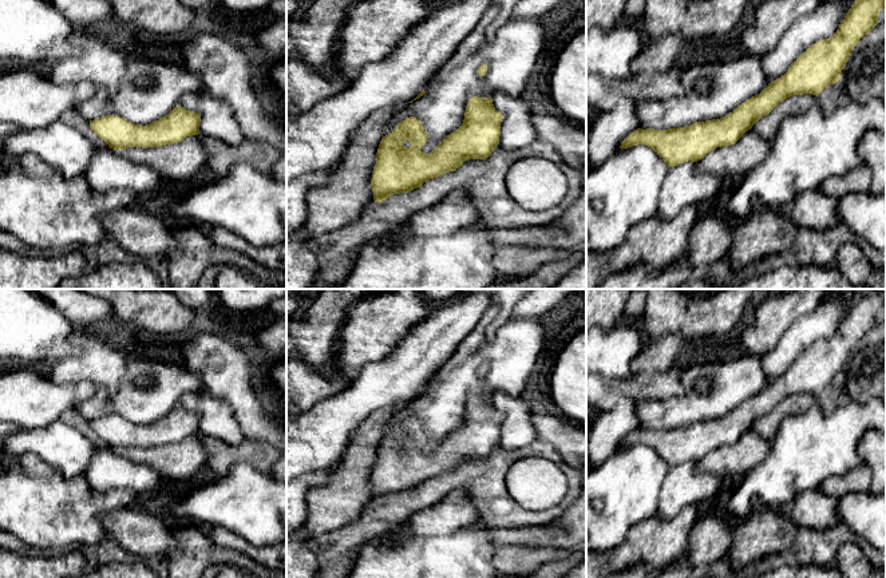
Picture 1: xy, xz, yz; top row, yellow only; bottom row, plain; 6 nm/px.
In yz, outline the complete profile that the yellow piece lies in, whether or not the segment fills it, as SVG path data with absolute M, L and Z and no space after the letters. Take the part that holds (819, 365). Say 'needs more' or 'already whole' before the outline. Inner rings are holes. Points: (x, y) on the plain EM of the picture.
already whole; M881 289L861 290L831 337L812 344L784 375L724 417L668 429L637 428L621 442L620 448L645 444L673 467L688 460L697 462L717 447L735 444L784 399L802 393L818 396L838 383L851 351L879 322L878 316L885 305Z

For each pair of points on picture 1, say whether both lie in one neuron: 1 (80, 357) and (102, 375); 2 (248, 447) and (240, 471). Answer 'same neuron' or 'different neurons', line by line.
1: same neuron
2: different neurons

